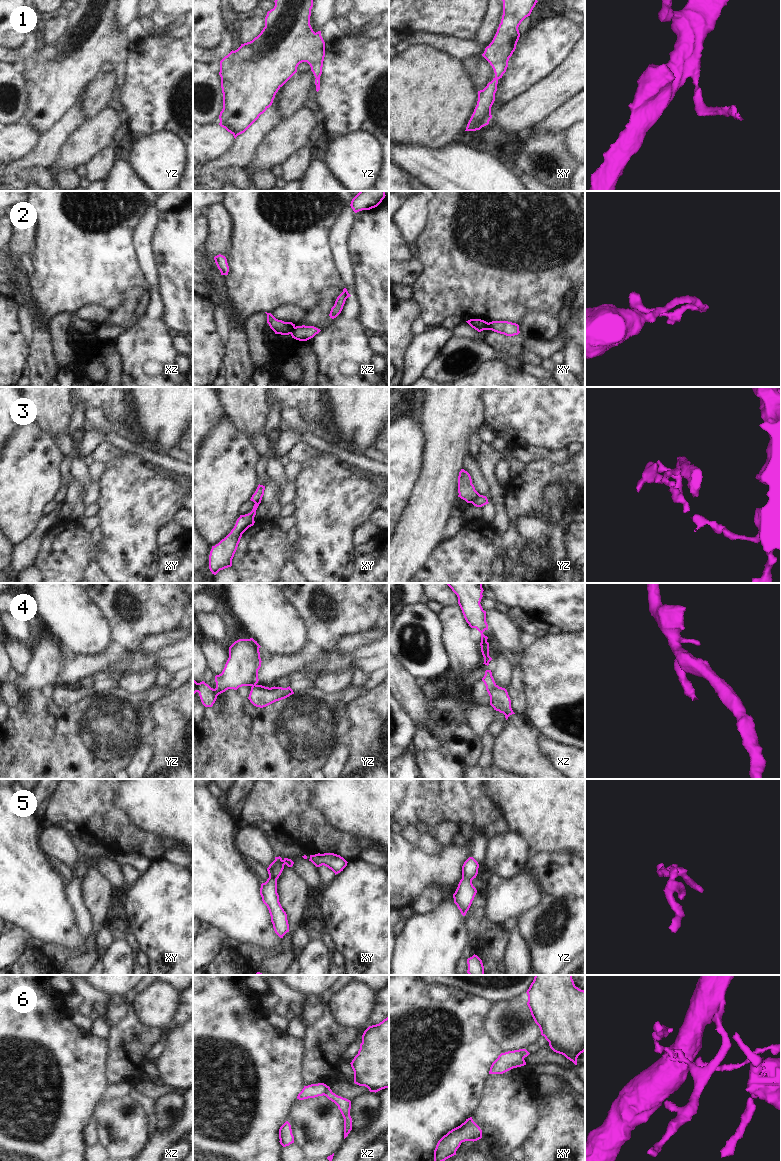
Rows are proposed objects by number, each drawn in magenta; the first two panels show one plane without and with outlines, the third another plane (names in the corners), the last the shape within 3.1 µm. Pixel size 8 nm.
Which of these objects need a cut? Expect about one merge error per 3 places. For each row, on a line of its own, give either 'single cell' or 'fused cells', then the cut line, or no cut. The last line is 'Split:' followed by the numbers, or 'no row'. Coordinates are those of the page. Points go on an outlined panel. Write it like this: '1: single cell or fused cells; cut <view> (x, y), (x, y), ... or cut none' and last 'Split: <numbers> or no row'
1: single cell; cut none
2: fused cells; cut xz (295, 327), (290, 333)
3: fused cells; cut yz (479, 494), (471, 502)
4: fused cells; cut xz (486, 641), (481, 643)
5: single cell; cut none
6: fused cells; cut xy (514, 1050), (523, 1058)
Split: 2, 3, 4, 6

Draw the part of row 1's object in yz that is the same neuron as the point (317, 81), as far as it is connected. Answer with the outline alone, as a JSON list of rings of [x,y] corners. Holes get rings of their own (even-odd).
[[[275,0],[273,9],[267,12],[265,27],[252,41],[241,44],[220,61],[221,88],[223,93],[223,109],[220,112],[219,125],[230,132],[234,138],[244,133],[273,103],[278,90],[297,72],[302,62],[307,62],[315,76],[316,91],[320,90],[325,57],[325,42],[321,31],[314,32],[310,25],[313,0]]]

